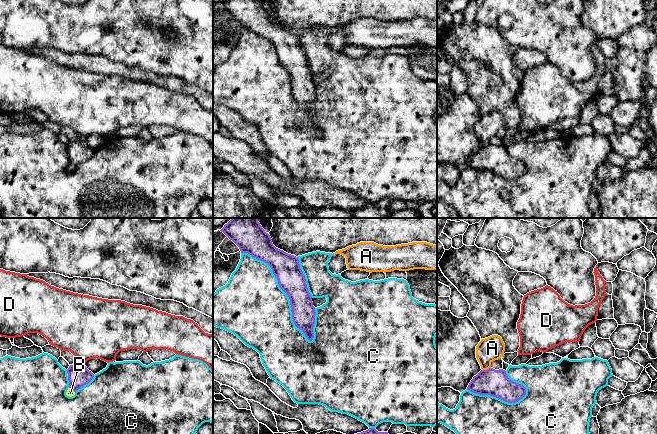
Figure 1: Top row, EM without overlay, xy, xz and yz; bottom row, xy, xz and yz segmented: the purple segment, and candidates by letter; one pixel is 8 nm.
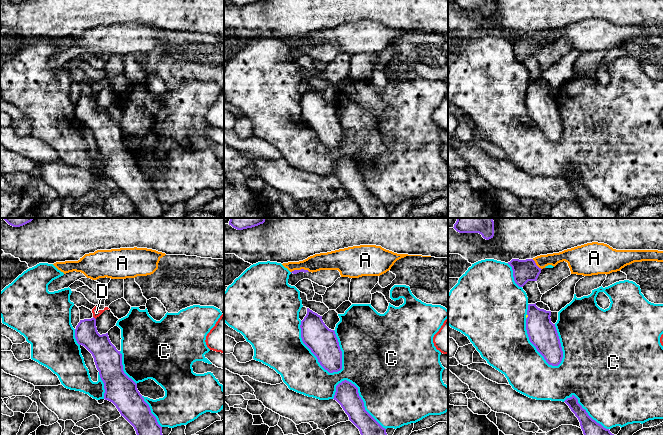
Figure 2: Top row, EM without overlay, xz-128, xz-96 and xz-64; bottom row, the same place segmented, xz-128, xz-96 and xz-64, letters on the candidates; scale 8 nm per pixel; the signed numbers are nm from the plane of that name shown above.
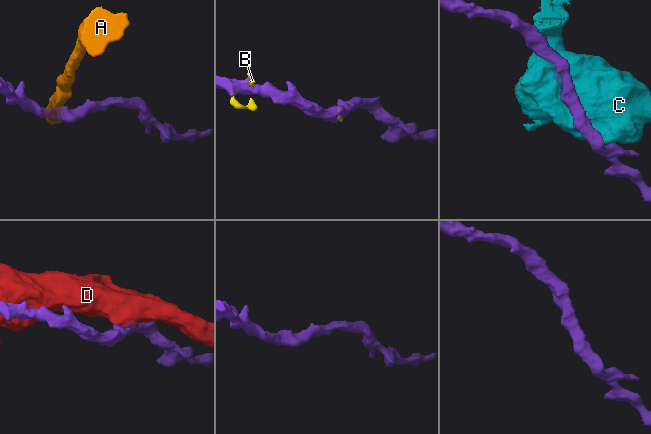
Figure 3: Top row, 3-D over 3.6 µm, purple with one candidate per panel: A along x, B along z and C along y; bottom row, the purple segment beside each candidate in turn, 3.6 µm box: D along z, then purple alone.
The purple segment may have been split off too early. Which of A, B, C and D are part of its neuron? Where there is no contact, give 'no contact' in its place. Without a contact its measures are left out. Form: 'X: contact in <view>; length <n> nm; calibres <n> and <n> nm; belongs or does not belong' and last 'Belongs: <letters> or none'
A: contact in yz; length 80 nm; calibres 220 and 190 nm; does not belong
B: contact in xy; length 60 nm; calibres 180 and 60 nm; belongs
C: contact in xz; length 900 nm; calibres 220 and 500 nm; does not belong
D: contact in xy; length 30 nm; calibres 180 and 420 nm; does not belong
Belongs: B

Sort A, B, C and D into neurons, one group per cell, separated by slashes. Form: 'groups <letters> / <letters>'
groups A / B / C / D

